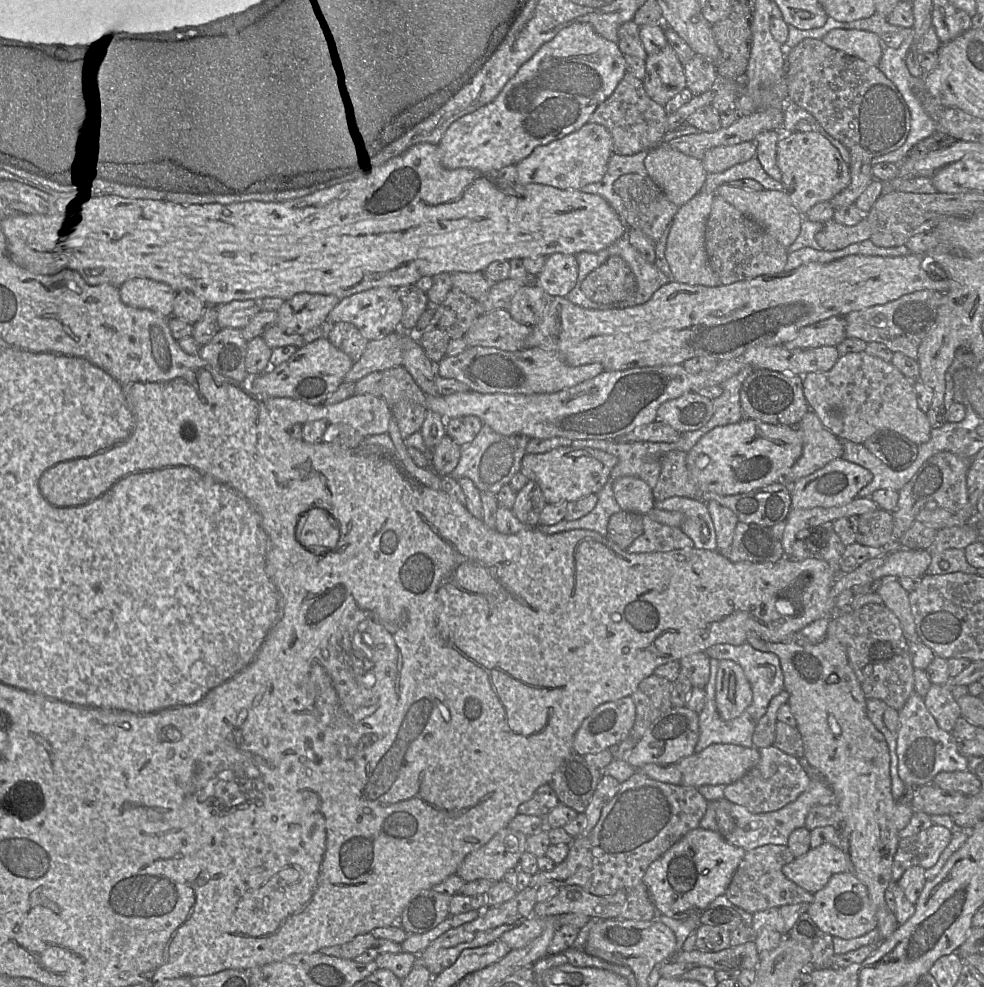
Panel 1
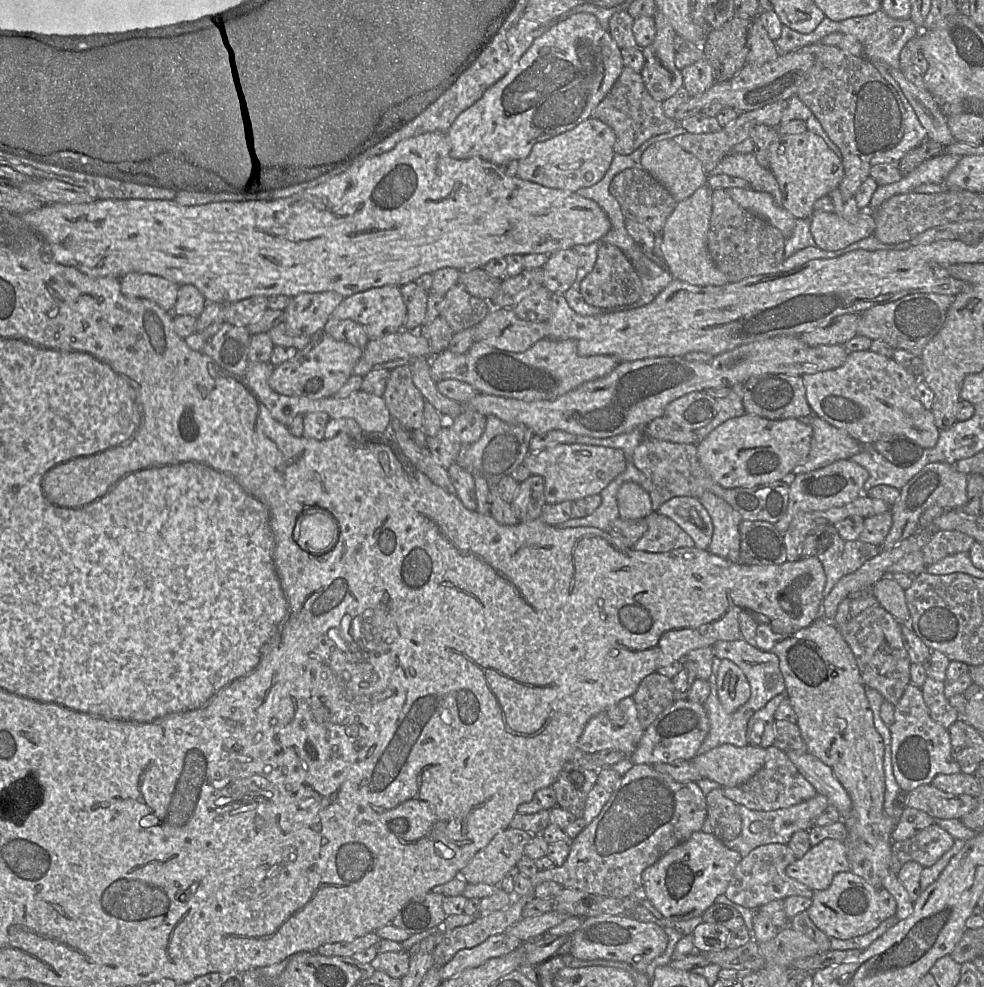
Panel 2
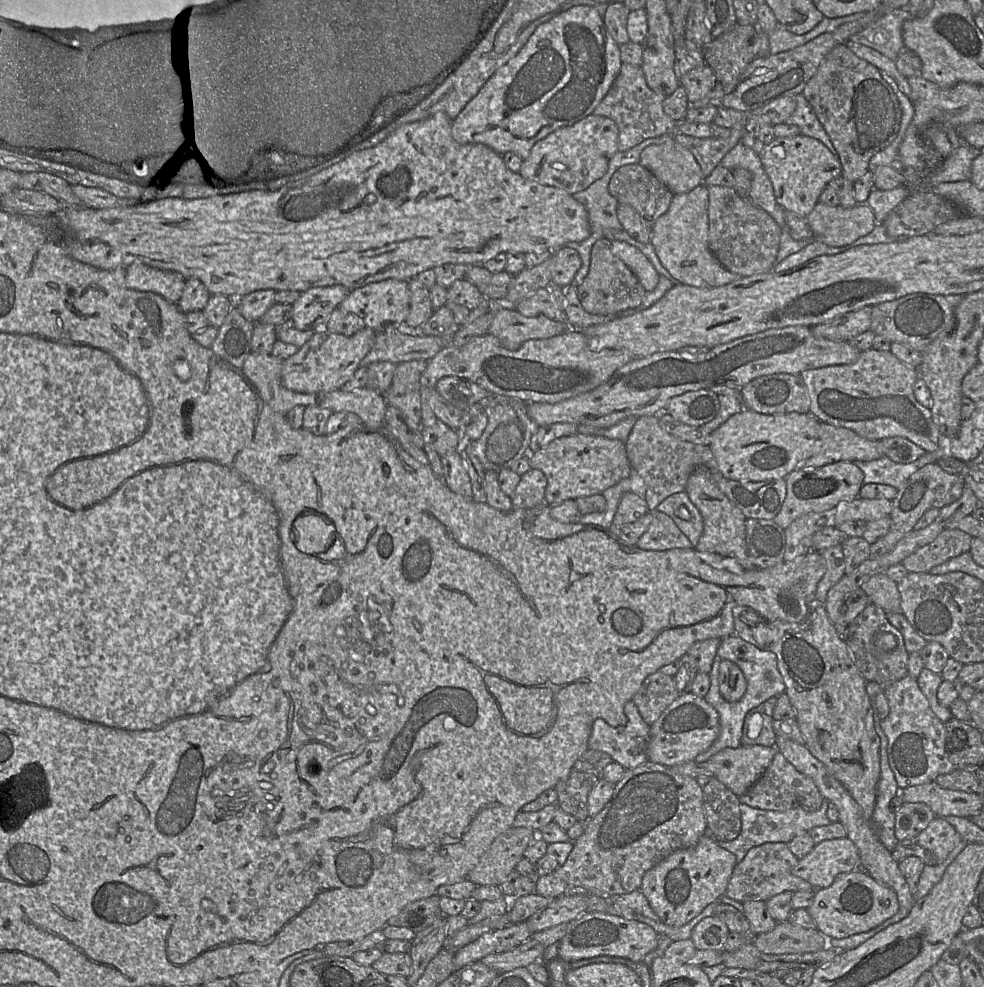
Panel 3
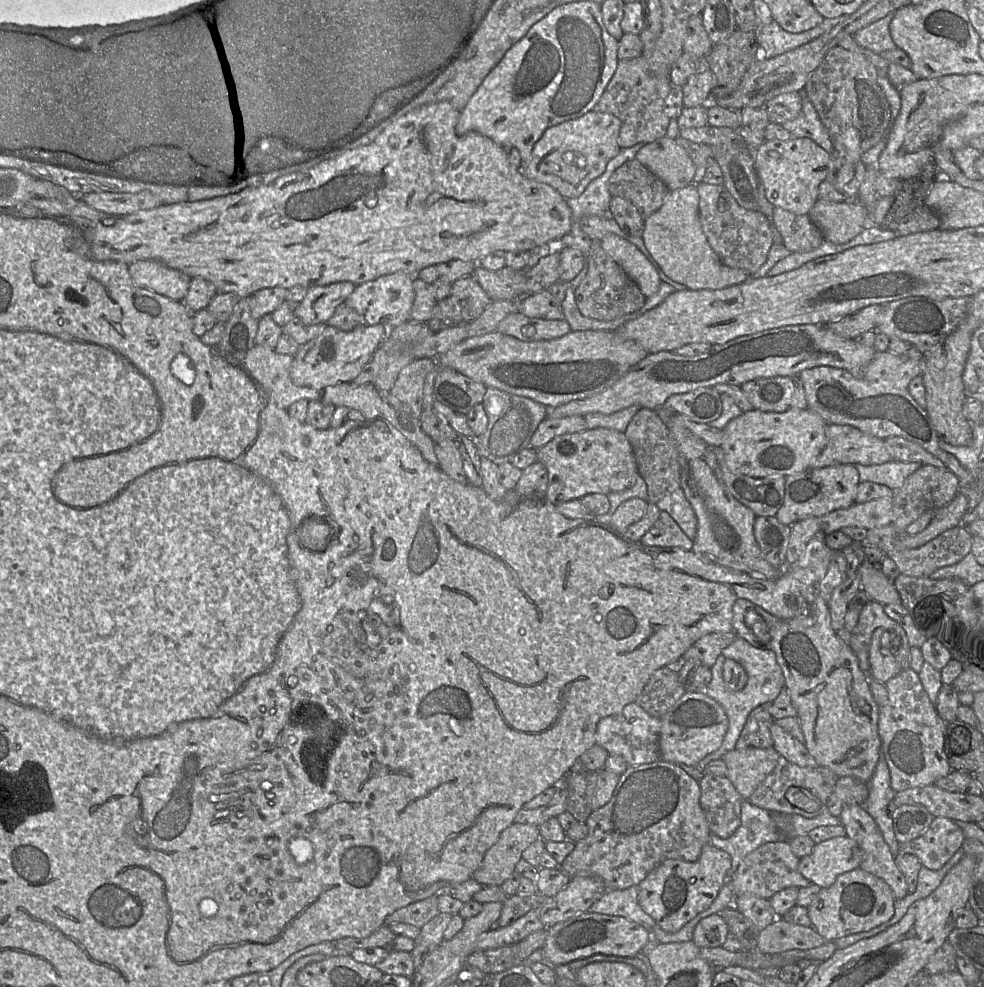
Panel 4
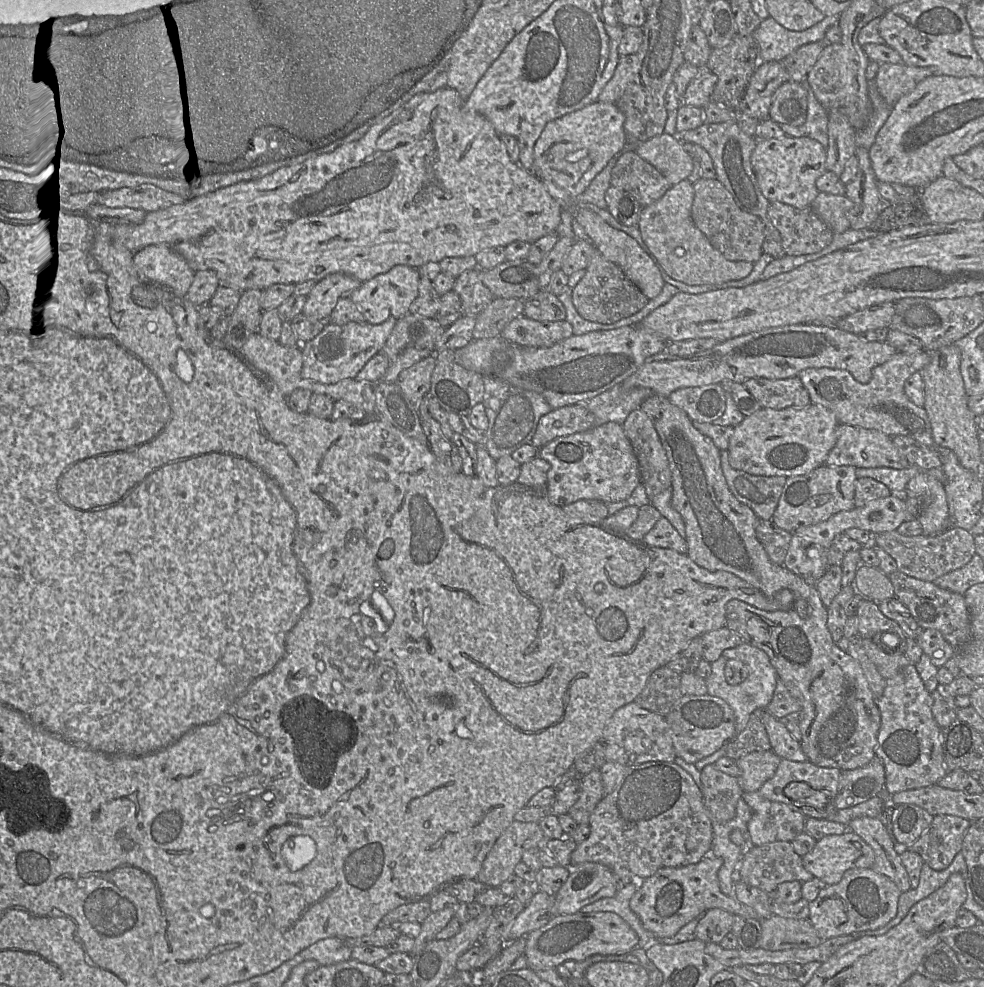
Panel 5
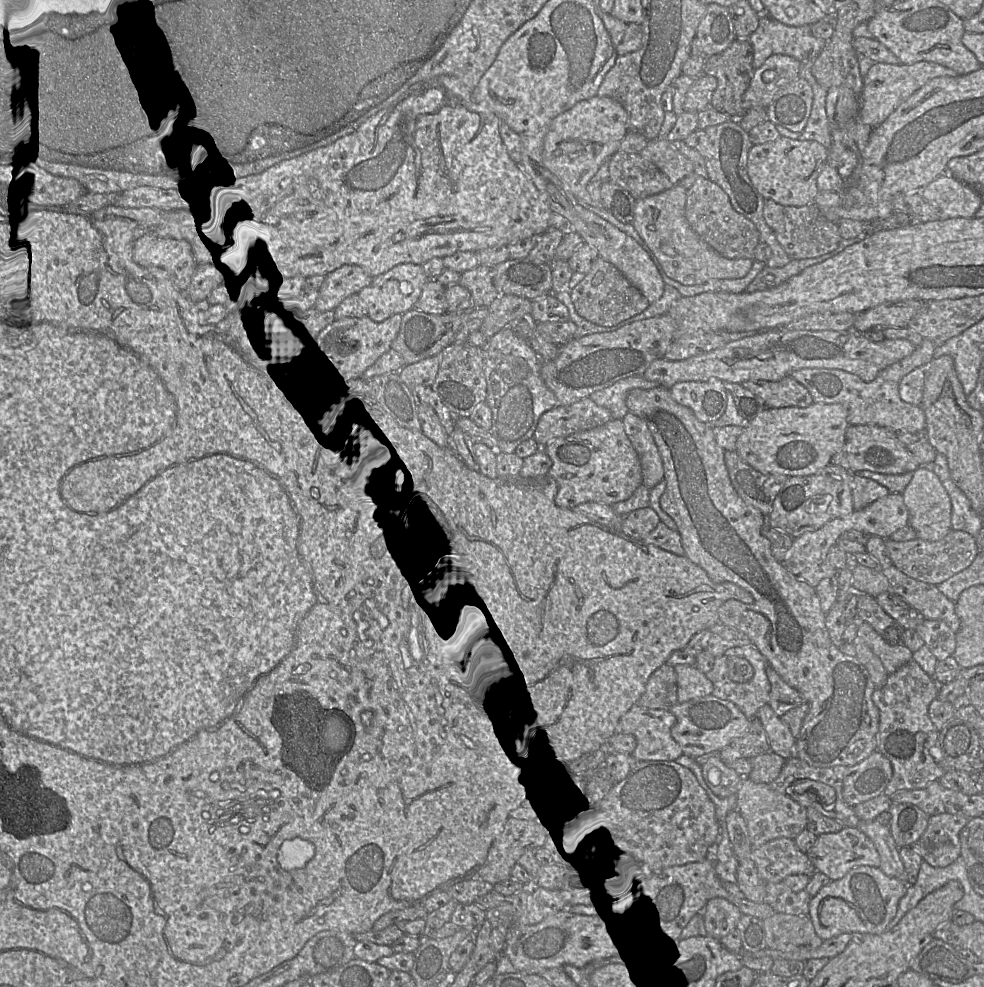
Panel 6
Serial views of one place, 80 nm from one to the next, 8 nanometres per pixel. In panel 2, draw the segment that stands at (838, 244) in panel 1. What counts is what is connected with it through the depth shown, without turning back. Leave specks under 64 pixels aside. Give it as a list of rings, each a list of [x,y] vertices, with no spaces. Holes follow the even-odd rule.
[[[815,210],[810,222],[816,246],[826,251],[845,248],[869,237],[875,230],[875,218],[869,210],[861,210],[854,222],[845,220],[835,212]]]

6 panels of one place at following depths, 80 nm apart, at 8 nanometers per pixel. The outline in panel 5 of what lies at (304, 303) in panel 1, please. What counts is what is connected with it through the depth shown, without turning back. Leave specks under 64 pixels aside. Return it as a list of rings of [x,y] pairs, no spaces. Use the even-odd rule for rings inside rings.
[[[333,273],[316,282],[302,313],[310,320],[327,319],[340,299],[349,298],[362,282],[348,274]]]

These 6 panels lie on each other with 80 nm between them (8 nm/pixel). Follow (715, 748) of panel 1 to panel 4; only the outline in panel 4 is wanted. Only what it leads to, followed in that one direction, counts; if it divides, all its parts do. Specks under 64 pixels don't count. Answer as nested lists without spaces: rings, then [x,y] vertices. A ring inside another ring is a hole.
[[[773,748],[733,749],[722,759],[730,779],[743,799],[748,799],[765,778],[774,770],[779,753]]]

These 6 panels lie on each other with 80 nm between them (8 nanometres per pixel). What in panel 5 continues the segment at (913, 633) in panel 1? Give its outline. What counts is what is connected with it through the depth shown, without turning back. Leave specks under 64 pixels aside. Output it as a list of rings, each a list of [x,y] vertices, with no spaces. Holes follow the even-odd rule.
[[[860,564],[854,578],[854,588],[865,599],[876,603],[895,597],[889,577],[878,567]]]

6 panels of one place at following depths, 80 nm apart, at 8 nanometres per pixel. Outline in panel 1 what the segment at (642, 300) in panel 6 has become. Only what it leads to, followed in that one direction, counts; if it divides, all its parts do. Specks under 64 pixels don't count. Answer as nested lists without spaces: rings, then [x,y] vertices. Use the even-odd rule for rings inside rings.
[[[611,256],[587,275],[581,289],[596,303],[613,303],[634,296],[637,282],[624,259],[620,256]]]

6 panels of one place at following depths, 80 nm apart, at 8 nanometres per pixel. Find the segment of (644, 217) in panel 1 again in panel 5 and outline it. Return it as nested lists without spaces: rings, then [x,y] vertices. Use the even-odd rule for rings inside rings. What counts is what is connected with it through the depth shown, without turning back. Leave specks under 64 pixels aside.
[[[623,151],[611,172],[610,185],[632,195],[642,207],[660,199],[671,183],[635,151]]]

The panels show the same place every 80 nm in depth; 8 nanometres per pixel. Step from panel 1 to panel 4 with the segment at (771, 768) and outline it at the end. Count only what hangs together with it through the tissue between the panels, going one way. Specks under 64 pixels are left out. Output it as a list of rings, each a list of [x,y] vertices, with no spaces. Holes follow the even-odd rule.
[[[780,756],[774,770],[757,787],[757,789],[748,798],[748,800],[753,805],[771,812],[797,814],[805,818],[815,818],[820,815],[825,807],[828,808],[828,800],[834,791],[838,779],[839,777],[828,768],[821,766],[814,768],[800,767]],[[792,786],[802,787],[809,790],[814,796],[819,799],[820,808],[814,812],[808,812],[792,805],[786,798],[786,791]]]

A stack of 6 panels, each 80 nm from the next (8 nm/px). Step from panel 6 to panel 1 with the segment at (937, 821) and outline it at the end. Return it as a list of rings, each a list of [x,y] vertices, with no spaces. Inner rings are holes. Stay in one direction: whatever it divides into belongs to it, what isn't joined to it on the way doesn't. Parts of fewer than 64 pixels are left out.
[[[937,824],[900,839],[893,859],[892,882],[898,882],[911,866],[921,866],[924,869],[934,866],[951,839],[952,832]]]

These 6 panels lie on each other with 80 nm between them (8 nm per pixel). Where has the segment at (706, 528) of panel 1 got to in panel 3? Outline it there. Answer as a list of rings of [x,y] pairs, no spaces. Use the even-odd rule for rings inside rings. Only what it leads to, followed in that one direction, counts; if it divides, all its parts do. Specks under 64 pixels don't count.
[[[678,492],[667,497],[656,507],[656,511],[670,516],[695,548],[703,532],[703,520],[686,492]]]

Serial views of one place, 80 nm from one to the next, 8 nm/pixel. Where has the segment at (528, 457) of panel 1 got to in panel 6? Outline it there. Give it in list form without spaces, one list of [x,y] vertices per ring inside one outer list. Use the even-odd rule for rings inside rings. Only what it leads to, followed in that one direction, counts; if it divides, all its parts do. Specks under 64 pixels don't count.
[[[612,419],[593,429],[555,439],[541,448],[545,450],[552,461],[548,475],[554,478],[557,483],[554,502],[560,508],[574,508],[586,502],[613,505],[630,498],[642,484],[640,460],[625,433],[622,420]]]

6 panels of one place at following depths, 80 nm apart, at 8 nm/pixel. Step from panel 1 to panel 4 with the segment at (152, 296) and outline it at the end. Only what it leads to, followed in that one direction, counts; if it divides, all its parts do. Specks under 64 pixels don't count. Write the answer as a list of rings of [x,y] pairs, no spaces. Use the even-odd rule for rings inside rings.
[[[139,260],[128,265],[136,286],[147,288],[175,301],[183,301],[191,277],[156,260]]]

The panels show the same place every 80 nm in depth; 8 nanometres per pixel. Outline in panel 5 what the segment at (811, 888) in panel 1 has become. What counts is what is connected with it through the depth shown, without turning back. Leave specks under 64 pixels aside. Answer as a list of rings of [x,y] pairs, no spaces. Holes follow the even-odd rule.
[[[848,828],[841,835],[827,835],[818,840],[814,848],[802,857],[804,868],[826,885],[838,883],[844,873],[853,868],[871,868],[875,859],[873,849],[859,835]]]

